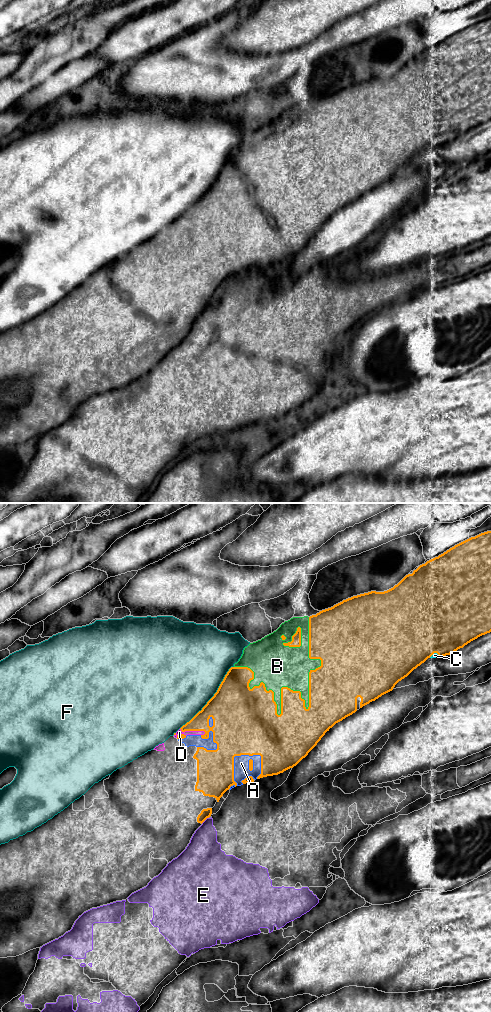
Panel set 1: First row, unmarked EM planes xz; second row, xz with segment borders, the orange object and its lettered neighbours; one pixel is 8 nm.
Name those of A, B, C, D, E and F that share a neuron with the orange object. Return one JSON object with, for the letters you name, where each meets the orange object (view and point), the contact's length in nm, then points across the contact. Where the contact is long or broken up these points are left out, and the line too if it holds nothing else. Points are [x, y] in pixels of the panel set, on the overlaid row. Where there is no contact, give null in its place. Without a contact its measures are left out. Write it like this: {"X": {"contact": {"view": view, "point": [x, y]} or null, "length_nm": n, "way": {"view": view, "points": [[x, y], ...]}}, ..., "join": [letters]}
{"A": {"contact": {"view": "xz", "point": [233, 762]}, "length_nm": 380}, "B": {"contact": {"view": "xz", "point": [309, 687]}, "length_nm": 850}, "C": {"contact": {"view": "xz", "point": [434, 652]}, "length_nm": 90}, "D": {"contact": {"view": "xz", "point": [189, 730]}, "length_nm": 260}, "join": ["A", "B", "C", "D"]}

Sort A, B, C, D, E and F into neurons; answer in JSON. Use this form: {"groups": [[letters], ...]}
{"groups": [["A", "B", "C", "D"], ["E"], ["F"]]}

